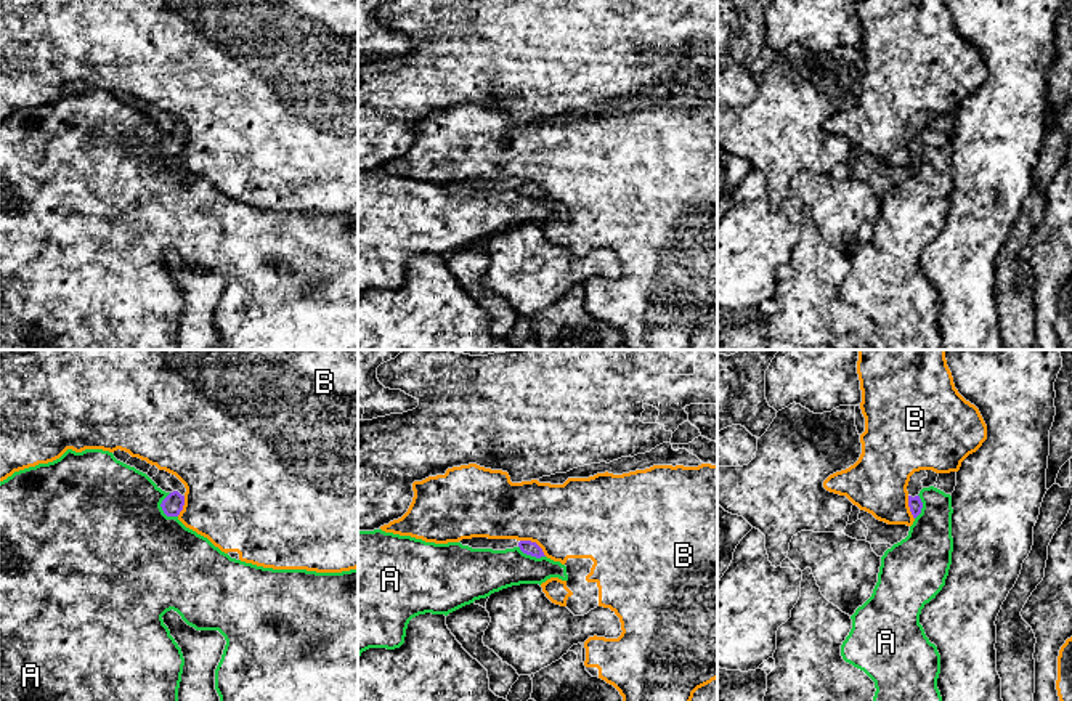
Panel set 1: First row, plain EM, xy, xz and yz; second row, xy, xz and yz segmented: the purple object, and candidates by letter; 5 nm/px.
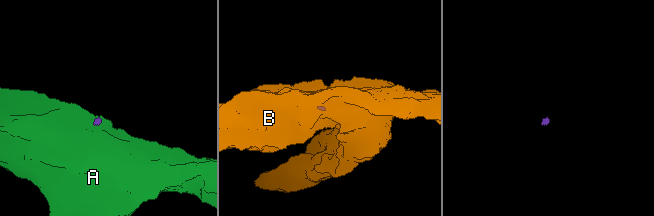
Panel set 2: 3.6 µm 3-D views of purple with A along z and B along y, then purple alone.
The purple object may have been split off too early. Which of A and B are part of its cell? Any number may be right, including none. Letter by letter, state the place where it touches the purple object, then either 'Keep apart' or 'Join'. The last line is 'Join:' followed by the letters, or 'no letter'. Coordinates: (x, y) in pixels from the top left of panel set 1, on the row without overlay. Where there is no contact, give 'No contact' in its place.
A: Touches purple at xy (162, 149). Keep apart
B: Touches purple at xz (535, 183). Keep apart
Join: no letter

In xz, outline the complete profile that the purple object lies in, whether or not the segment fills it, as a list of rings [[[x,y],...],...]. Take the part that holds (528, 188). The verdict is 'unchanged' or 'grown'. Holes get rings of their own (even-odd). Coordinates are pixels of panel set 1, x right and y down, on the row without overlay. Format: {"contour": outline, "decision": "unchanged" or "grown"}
{"contour": [[[472,178],[472,180],[462,180],[459,183],[472,189],[506,191],[506,189],[518,188],[526,196],[531,196],[536,199],[546,197],[542,189],[531,181]]], "decision": "grown"}

